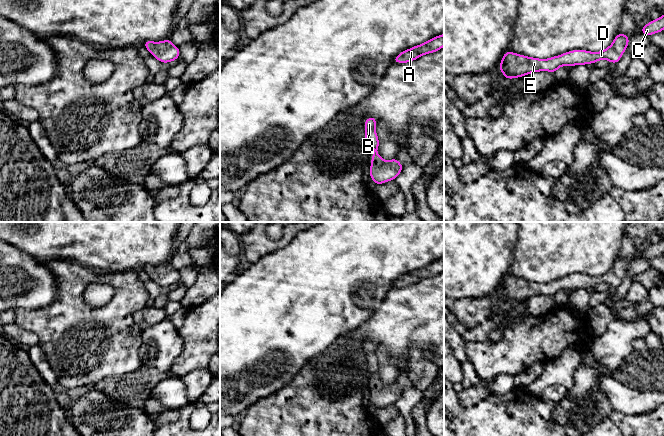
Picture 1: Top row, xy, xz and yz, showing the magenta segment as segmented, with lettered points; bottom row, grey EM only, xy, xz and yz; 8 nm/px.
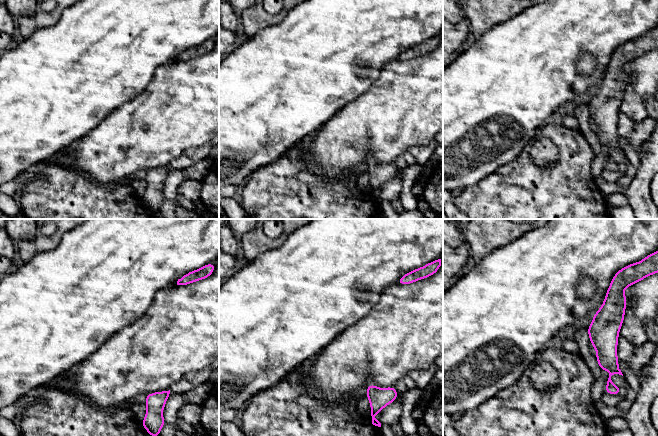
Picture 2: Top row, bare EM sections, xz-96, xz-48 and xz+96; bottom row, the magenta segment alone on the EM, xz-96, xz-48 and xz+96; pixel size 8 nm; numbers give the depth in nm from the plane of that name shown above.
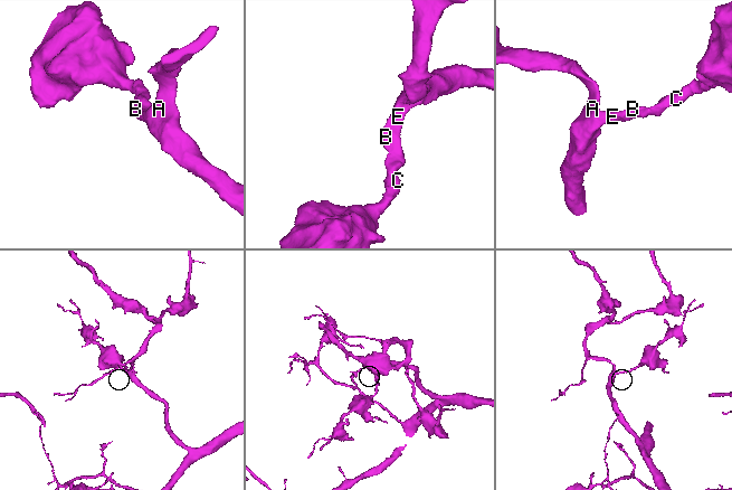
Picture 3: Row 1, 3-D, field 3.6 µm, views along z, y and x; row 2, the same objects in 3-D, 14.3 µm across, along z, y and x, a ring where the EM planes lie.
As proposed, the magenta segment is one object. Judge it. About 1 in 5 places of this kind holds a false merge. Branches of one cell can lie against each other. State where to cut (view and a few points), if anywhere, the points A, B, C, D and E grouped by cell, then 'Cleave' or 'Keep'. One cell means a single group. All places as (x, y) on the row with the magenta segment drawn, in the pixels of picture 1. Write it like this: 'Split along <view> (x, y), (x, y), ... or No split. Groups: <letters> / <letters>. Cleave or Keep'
No split. Groups: A B C D E. Keep

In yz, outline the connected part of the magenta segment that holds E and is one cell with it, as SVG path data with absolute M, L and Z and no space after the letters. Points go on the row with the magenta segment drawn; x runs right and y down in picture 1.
M618 33L609 47L596 53L587 50L572 50L549 59L538 59L507 51L504 53L498 68L504 77L509 80L510 78L516 79L539 71L556 73L560 66L595 64L601 59L617 64L626 51L628 44L629 36Z

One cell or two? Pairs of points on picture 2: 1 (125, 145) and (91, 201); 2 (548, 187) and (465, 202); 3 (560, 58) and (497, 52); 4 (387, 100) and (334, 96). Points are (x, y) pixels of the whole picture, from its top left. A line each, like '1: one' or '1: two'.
1: two
2: one
3: one
4: two

